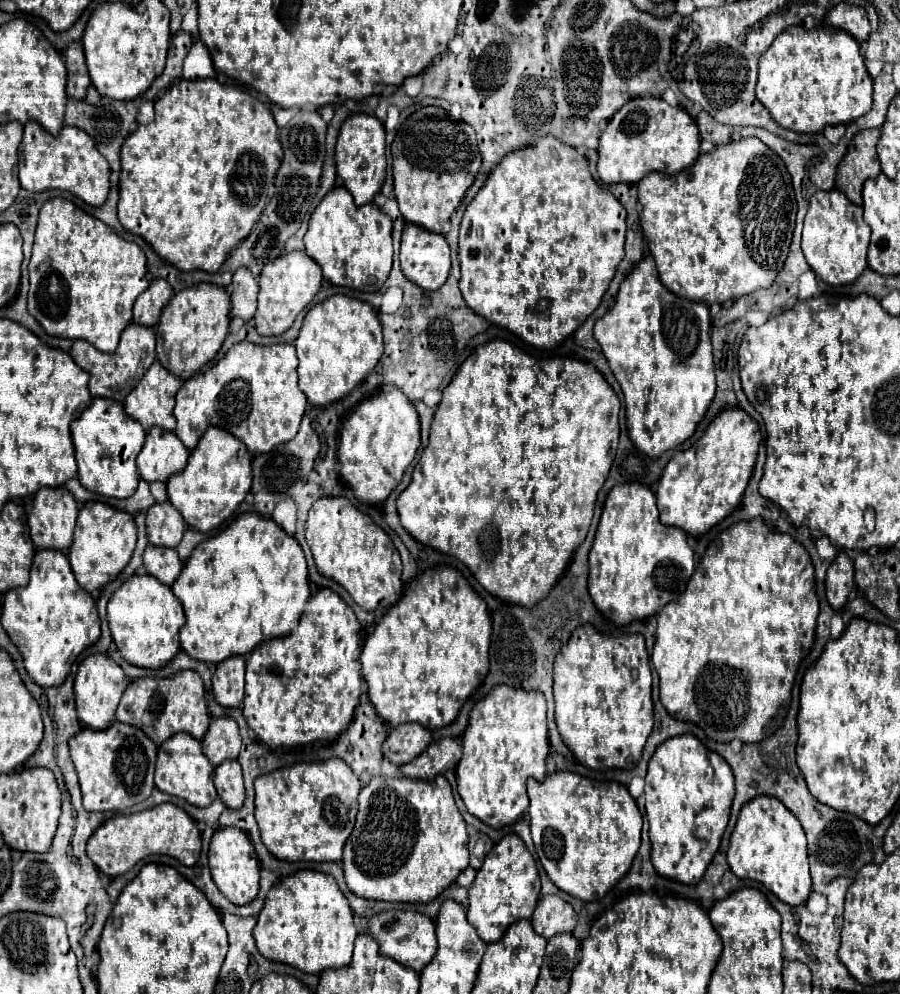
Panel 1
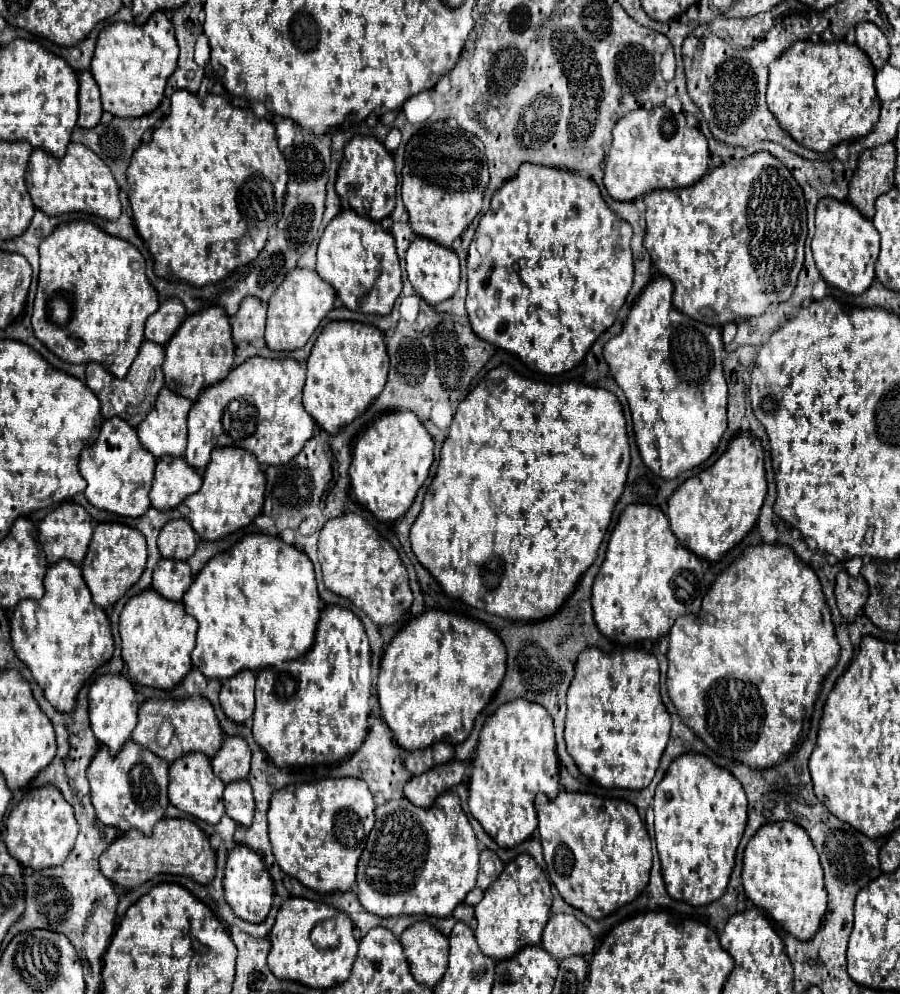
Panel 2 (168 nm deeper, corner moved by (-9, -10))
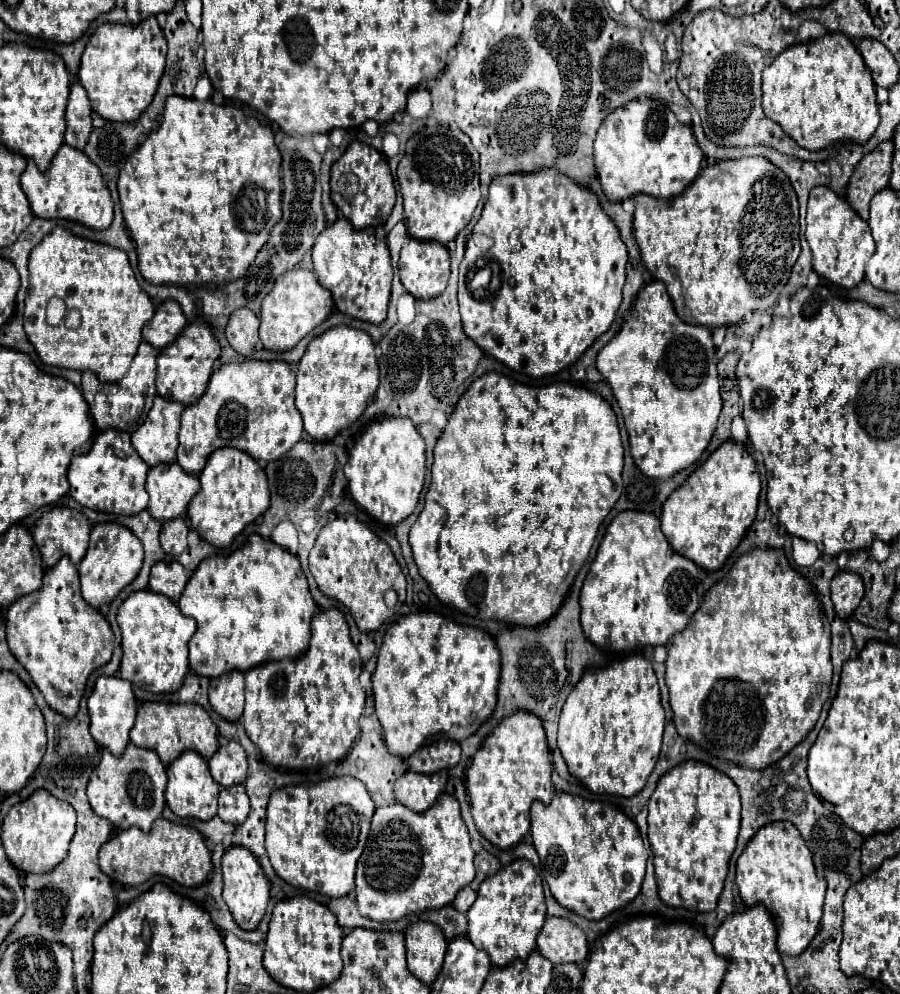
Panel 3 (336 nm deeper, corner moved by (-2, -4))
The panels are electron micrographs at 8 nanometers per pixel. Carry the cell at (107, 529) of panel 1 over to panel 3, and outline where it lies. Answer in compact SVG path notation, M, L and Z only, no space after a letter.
M98 523L90 533L90 547L78 565L82 595L92 607L102 607L114 601L114 597L134 581L136 573L140 573L144 561L144 547L134 533L128 533L122 525L116 523Z

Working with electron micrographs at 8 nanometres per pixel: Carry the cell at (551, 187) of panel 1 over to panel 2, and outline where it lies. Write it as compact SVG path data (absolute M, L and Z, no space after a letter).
M523 163L519 167L517 175L507 179L505 185L493 195L491 209L481 217L479 227L477 227L477 231L473 235L473 241L471 241L471 247L469 247L469 257L467 257L467 283L469 283L467 313L469 313L469 321L471 321L473 331L481 339L519 355L529 367L533 367L537 371L557 375L557 373L573 369L585 357L585 353L589 351L593 341L605 329L609 329L613 325L613 321L617 317L617 311L621 309L621 305L623 305L623 301L625 301L625 297L631 289L631 283L633 283L633 255L631 255L631 245L629 245L631 237L633 237L631 225L609 209L609 205L601 197L599 187L595 185L593 179L583 177L577 171Z

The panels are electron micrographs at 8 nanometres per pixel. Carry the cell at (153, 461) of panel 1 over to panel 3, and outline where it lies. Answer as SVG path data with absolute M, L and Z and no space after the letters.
M178 463L152 467L146 479L146 491L150 495L150 517L156 521L170 521L182 517L198 489L198 477L184 473Z

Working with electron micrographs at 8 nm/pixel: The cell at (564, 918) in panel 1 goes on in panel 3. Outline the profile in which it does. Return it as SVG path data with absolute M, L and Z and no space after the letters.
M548 917L540 935L538 951L552 965L576 963L582 965L588 957L588 941L578 925L562 917Z

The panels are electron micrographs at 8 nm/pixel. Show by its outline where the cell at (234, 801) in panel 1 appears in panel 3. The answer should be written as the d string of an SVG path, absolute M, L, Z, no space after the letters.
M232 785L220 791L218 817L224 823L232 823L232 825L244 823L244 819L248 817L248 809L250 809L250 803L244 791L244 785Z

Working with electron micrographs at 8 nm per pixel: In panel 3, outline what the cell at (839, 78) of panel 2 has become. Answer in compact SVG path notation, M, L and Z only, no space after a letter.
M826 33L824 37L812 39L808 43L790 45L772 61L772 65L764 69L762 107L766 117L776 121L784 133L788 133L800 147L808 151L820 151L838 141L866 145L878 127L878 101L874 89L876 85L872 81L872 73L868 73L868 67L864 65L854 41L844 33Z

